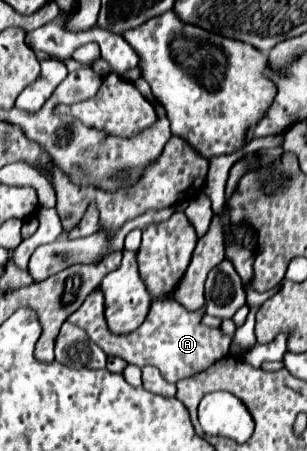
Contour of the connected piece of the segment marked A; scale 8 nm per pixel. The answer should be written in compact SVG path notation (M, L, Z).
M176 212L172 214L170 220L152 224L144 230L142 246L138 250L138 272L146 284L148 294L152 296L152 304L144 324L132 334L116 336L108 330L104 320L104 296L100 288L96 288L96 292L92 292L92 296L88 296L88 300L84 300L84 304L76 312L72 312L68 322L86 330L86 334L106 352L106 356L118 356L138 368L156 366L168 382L178 382L182 378L206 370L216 360L228 354L232 338L224 336L220 328L202 326L201 319L205 314L205 307L199 311L188 312L172 296L176 284L180 284L180 276L184 276L190 264L196 242L198 242L198 234L190 224L190 220L186 218L186 214L182 212Z

